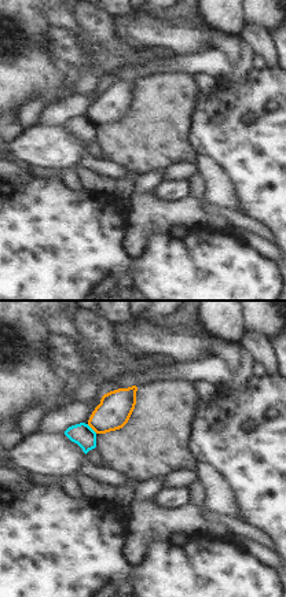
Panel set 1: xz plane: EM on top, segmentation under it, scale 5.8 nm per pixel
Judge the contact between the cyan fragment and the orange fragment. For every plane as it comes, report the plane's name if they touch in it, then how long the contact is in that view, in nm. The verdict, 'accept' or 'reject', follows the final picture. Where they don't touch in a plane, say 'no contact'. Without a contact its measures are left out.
xz | 80 nm

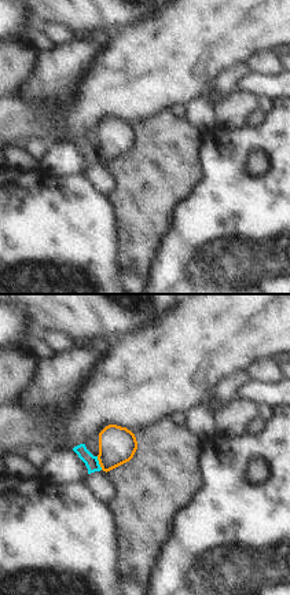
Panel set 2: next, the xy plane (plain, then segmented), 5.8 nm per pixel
xy | 90 nm

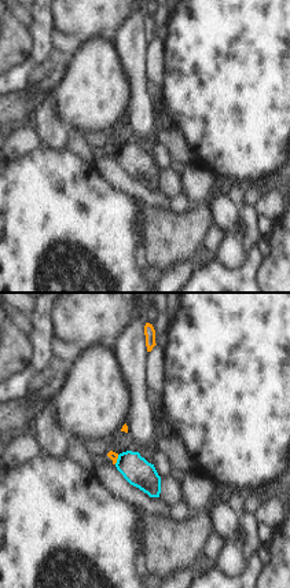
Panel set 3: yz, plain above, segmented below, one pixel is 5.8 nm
yz | 60 nm

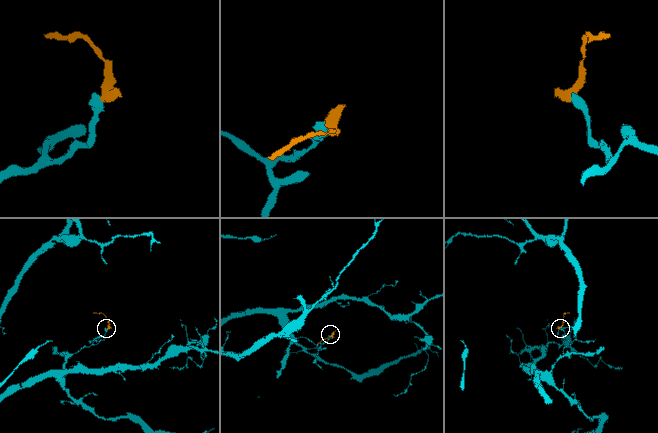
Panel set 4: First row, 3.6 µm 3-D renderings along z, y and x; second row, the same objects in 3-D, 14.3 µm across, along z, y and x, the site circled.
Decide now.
reject

